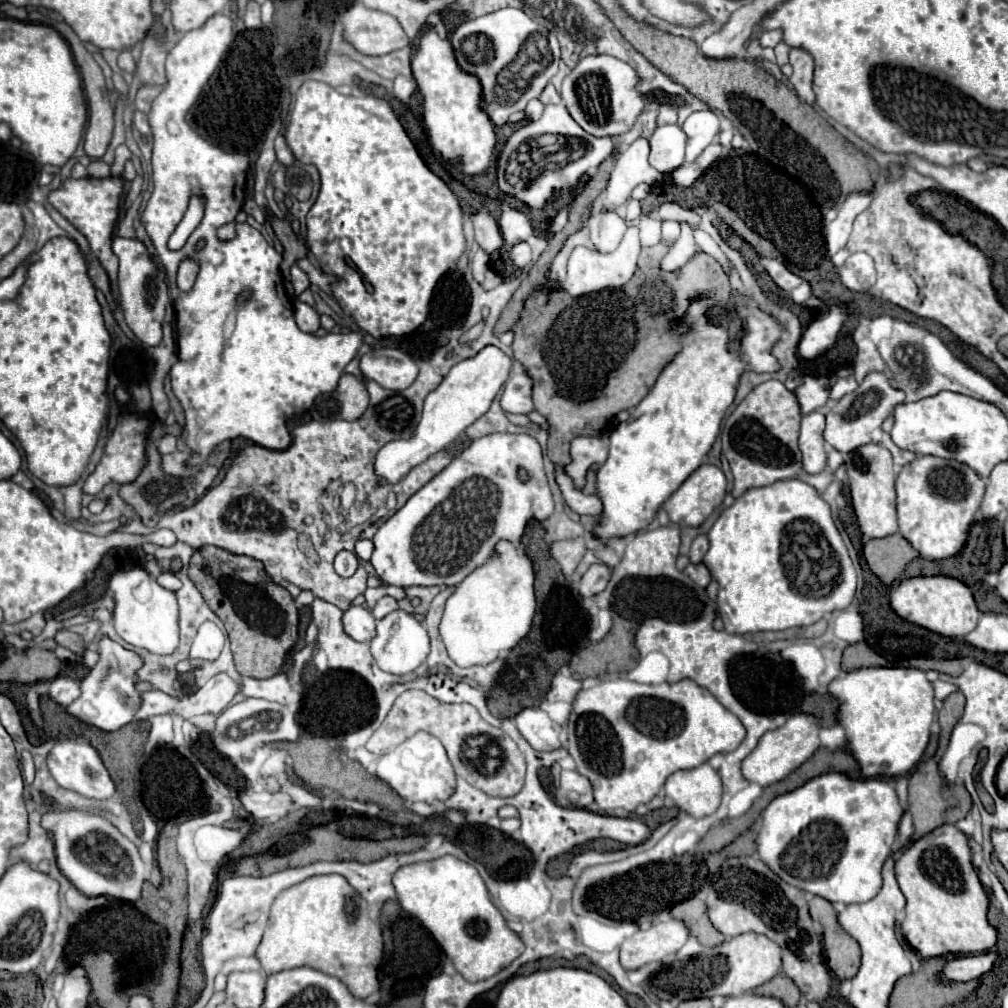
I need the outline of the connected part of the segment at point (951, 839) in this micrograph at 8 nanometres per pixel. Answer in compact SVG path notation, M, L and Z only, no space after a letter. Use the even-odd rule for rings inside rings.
M944 824L912 842L894 864L896 882L906 898L902 934L922 958L986 952L996 944L996 930L986 920L986 892L970 856L968 836L954 824Z

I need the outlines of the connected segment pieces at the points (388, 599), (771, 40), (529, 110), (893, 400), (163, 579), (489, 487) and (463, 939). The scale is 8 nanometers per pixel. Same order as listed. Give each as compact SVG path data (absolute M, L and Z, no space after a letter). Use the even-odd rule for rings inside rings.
M384 596L384 598L382 598L382 600L378 600L378 604L374 606L372 614L374 614L374 618L376 618L376 620L382 620L382 618L386 618L390 612L394 612L394 610L398 610L396 600L394 600L392 596Z
M770 30L770 32L762 32L760 34L760 38L758 38L758 42L760 42L760 46L762 48L774 48L778 42L782 40L782 32L778 32L778 30Z
M538 98L530 100L530 102L528 102L528 106L524 108L524 112L526 112L526 118L528 118L530 122L536 122L536 120L542 116L542 110L544 110L544 104L542 104Z
M884 372L870 374L854 392L842 396L840 400L826 406L826 428L824 428L824 440L836 448L842 454L848 454L856 450L858 446L864 446L872 442L872 432L882 426L882 422L892 414L892 406L904 402L904 392L896 390L888 384Z
M172 572L162 573L158 577L157 581L162 587L164 587L172 592L176 592L182 586L181 581L178 579L178 577L175 575L175 573L172 573Z
M488 434L488 436L482 436L482 438L474 440L474 442L470 442L468 448L464 448L442 472L438 472L428 484L424 484L414 496L410 496L410 500L392 518L388 518L378 528L378 532L372 538L374 540L372 566L374 566L374 570L376 570L376 574L380 576L382 582L394 584L394 586L402 586L402 588L406 588L406 586L442 586L442 584L444 586L458 586L470 572L474 572L478 566L482 566L484 562L488 562L490 558L496 556L496 544L500 540L508 540L512 544L518 544L530 518L534 518L534 520L546 520L546 518L550 518L552 512L554 512L554 500L552 500L552 492L550 492L548 482L546 482L540 444L532 436L526 436L526 434ZM518 466L526 466L528 468L528 474L530 474L528 482L520 482L518 480L518 476L516 476Z
M442 856L430 862L402 866L394 874L392 884L400 908L408 916L420 920L466 980L486 980L504 970L524 952L520 936L506 926L502 914L490 900L484 880L468 862L454 856Z

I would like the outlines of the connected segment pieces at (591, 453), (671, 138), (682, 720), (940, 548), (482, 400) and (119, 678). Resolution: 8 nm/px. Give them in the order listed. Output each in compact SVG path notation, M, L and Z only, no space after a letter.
M582 436L572 440L572 462L566 466L566 472L572 476L576 488L582 488L586 482L586 470L594 463L604 463L608 457L609 437Z
M678 124L660 126L648 138L650 142L650 166L662 174L676 170L684 162L686 134Z
M626 678L602 680L578 692L568 720L568 752L576 760L576 770L590 780L594 800L602 814L616 808L632 812L638 804L648 804L670 774L696 768L718 752L732 752L742 744L744 736L746 730L742 728L742 722L706 688L700 688L692 680L656 686L638 684Z
M920 456L902 466L896 480L900 534L922 558L944 560L956 556L968 539L970 526L982 522L980 508L988 480L990 475L982 480L962 462L936 456Z
M488 344L472 358L460 360L456 366L452 366L452 370L438 384L438 388L434 388L426 396L422 420L416 426L414 434L410 438L390 440L388 444L384 444L378 450L376 462L374 462L374 474L378 476L378 480L386 486L402 482L414 466L422 464L432 454L444 450L456 438L460 438L474 420L478 420L482 414L486 414L494 396L498 394L502 384L508 380L512 364L514 364L512 356L508 356L504 350Z
M110 638L100 640L100 660L98 664L90 670L86 678L80 682L82 694L66 708L66 712L78 720L82 720L88 726L94 726L104 732L114 732L128 722L132 722L134 712L138 710L138 700L140 692L136 690L136 670L142 666L140 656L134 652L122 648Z

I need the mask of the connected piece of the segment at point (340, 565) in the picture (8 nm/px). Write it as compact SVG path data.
M340 552L336 558L334 558L334 568L340 576L352 576L358 568L358 558L356 554L352 552Z

